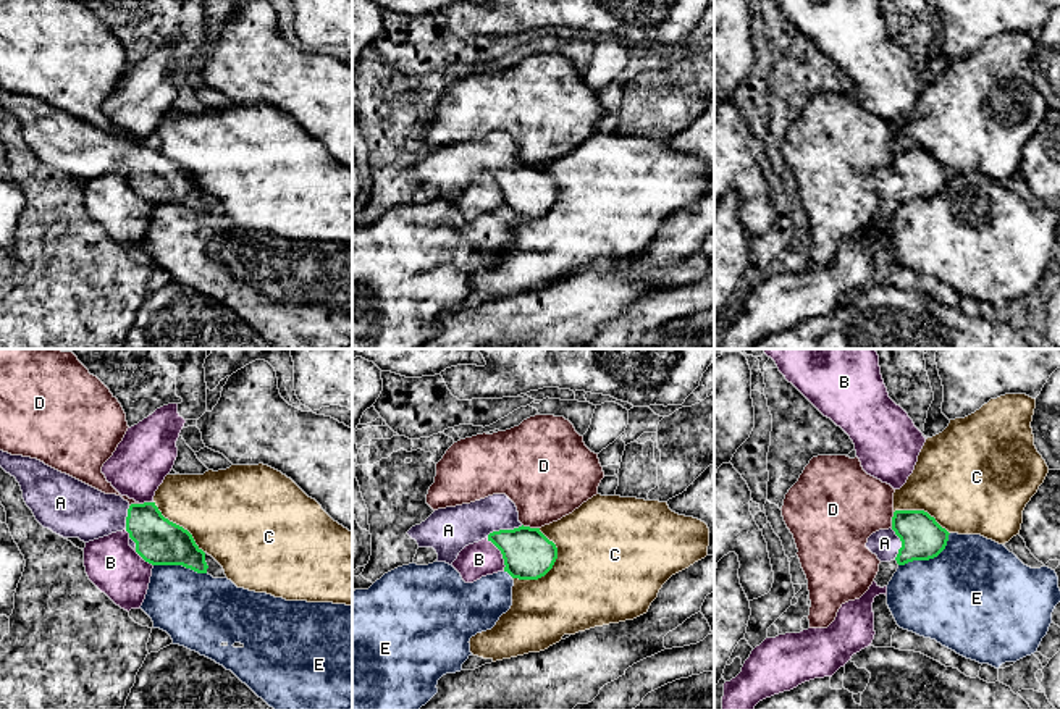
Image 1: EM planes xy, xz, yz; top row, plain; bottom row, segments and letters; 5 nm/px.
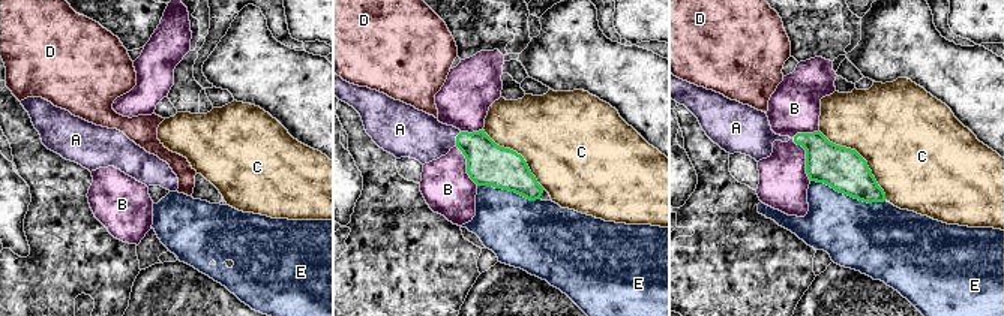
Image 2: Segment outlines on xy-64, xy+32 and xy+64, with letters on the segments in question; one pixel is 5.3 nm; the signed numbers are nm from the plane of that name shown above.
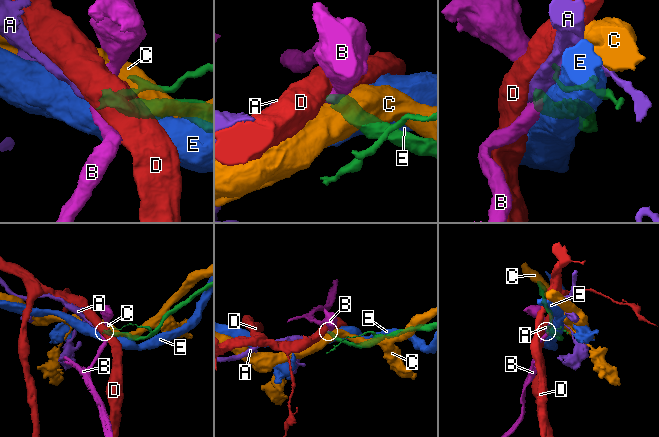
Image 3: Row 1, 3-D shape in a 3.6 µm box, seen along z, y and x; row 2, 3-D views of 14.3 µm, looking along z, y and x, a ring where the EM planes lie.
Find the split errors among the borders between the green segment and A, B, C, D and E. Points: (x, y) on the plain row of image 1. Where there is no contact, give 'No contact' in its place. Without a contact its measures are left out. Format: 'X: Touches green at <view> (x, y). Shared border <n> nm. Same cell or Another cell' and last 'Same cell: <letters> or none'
A: Touches green at xz (504, 168). Shared border 190 nm. Same cell
B: Touches green at xz (501, 191). Shared border 190 nm. Another cell
C: Touches green at xz (551, 205). Shared border 300 nm. Another cell
D: Touches green at xz (529, 165). Shared border 90 nm. Another cell
E: Touches green at yz (928, 197). Shared border 300 nm. Another cell
Same cell: A

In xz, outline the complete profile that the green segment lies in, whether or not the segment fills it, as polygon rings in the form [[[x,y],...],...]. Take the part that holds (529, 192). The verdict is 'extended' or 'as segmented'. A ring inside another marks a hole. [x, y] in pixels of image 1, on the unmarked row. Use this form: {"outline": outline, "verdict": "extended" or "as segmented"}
{"outline": [[[506,132],[438,147],[407,173],[419,186],[433,186],[436,199],[449,203],[465,184],[486,176],[501,189],[504,210],[519,218],[545,215],[557,197],[556,182],[540,166],[524,165],[515,142]]], "verdict": "extended"}

